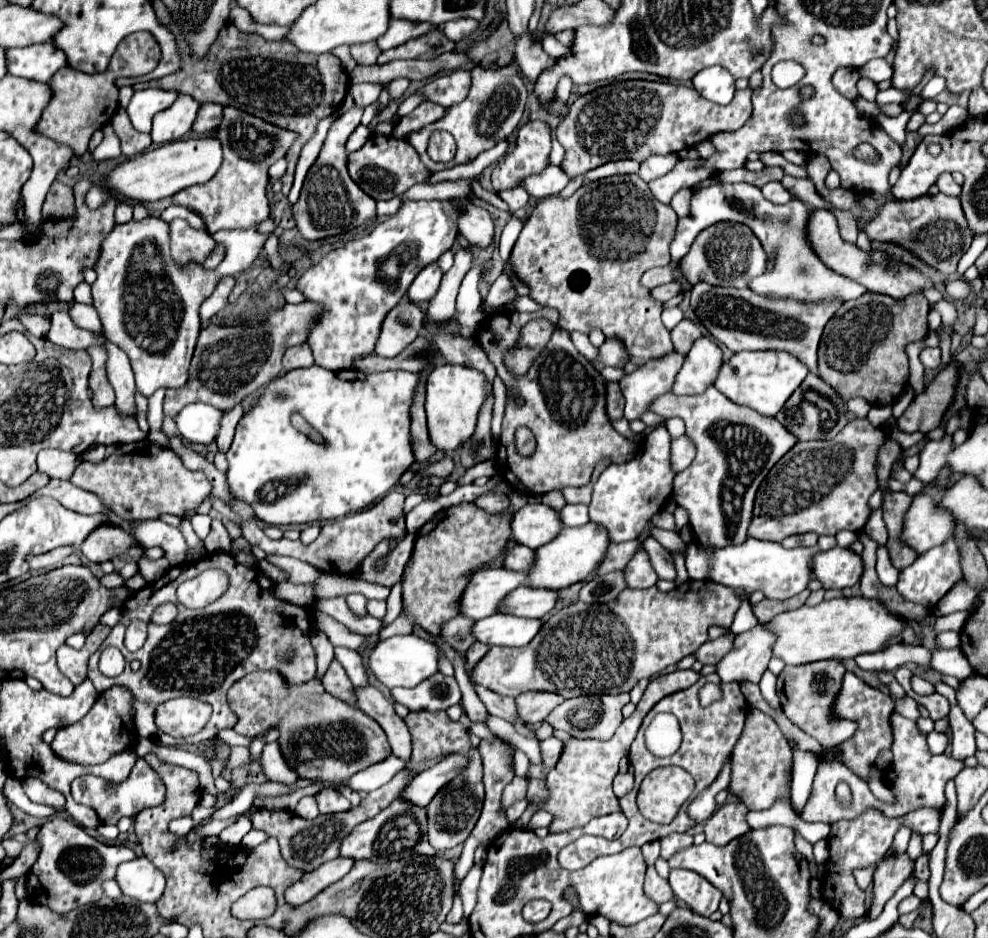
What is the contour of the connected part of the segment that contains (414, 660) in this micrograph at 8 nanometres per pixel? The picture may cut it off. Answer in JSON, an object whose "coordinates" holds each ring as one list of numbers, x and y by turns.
{"coordinates":[[396,635,390,639,378,641,368,659,368,669,374,677,388,689,394,687,416,687,422,679,428,679,438,671,438,651,428,641,416,635]]}

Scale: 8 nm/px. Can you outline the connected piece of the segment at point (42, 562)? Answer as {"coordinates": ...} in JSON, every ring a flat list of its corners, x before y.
{"coordinates":[[58,547,56,551,48,551,48,553,38,555,38,557,32,555,28,559,28,563,30,563,30,569,54,569,72,553,74,553,74,547]]}

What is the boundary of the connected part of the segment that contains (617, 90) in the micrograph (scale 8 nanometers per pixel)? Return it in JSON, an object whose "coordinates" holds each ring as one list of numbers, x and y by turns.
{"coordinates":[[622,81,622,83,600,87,584,97,578,97,572,103,566,119,554,129,556,139,564,147,564,161,560,163,560,167,562,171,566,171,566,175,574,177,594,167,600,167,608,161,634,159,640,163,650,155,670,155,680,149,692,149,700,141,710,139,714,133,740,129,752,117,750,93,752,93,750,89,736,91,730,105,718,105,698,95,698,91,694,91,692,87,670,85,660,81]]}

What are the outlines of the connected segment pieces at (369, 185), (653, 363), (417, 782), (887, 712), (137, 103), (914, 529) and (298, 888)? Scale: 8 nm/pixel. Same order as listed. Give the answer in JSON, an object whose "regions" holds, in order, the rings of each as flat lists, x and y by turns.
{"regions":[[[370,135,362,149,348,155,348,171,360,189,376,201,392,199,392,195,400,197,406,189,424,183,432,175,420,161,416,149,406,139,394,139,392,135]],[[672,351,668,357,650,359,650,363,626,375,618,383,626,401,624,417,628,421,638,419,658,395,668,393,674,383,674,375,680,371,682,363,684,363,684,355]],[[450,755,438,763,434,763,430,769,414,775,404,791,400,791,400,799,416,805,426,807,426,803,432,801,432,797,446,785,454,775,460,775,460,771,466,767,466,759,462,755]],[[848,671,846,677,844,677,844,685,842,685,842,691,838,695,838,701,836,701,836,715,856,721,858,723,858,731,846,743,838,745,840,747,840,755,834,757,834,759,842,761,856,775,868,779,868,771,876,763,878,753,882,749,890,749,892,747,892,727,890,727,892,711,894,711,894,703,892,703,892,699,888,695,880,693,878,689,868,687,862,679,858,679,854,673]],[[142,89,142,91,134,91,126,113,132,121,132,125,142,131,142,133,150,133,152,127,152,117,158,111,168,109,174,99,178,97,176,91,164,91,164,89]],[[916,495,904,515,900,541,918,553,942,545,954,531,950,513,940,511,928,495]],[[336,857,336,859,328,861,328,863,324,863,322,867,304,873,304,877,300,881,296,881,294,885,290,885,286,889,286,893,284,893,286,903,292,905,292,907,298,907,298,905,310,901,320,891,324,891,328,885,342,879,352,869,352,865,354,865,352,859]]]}

